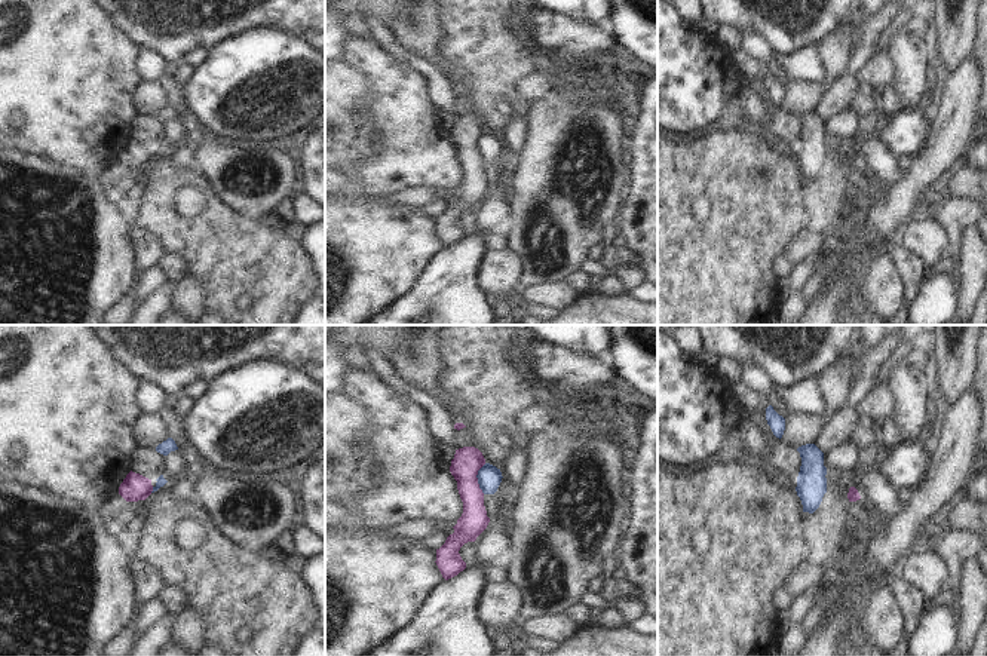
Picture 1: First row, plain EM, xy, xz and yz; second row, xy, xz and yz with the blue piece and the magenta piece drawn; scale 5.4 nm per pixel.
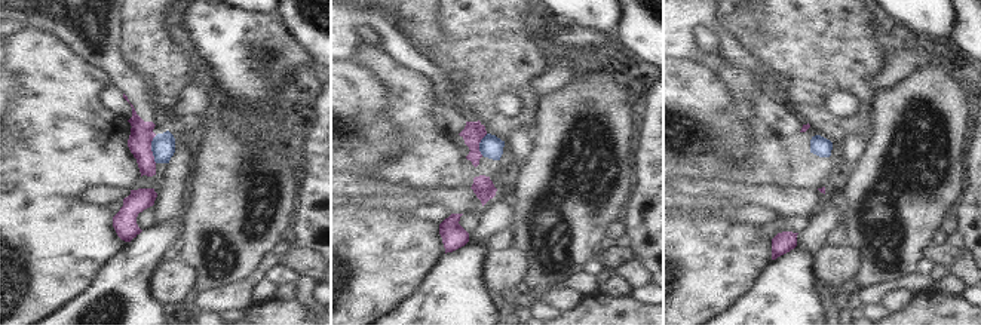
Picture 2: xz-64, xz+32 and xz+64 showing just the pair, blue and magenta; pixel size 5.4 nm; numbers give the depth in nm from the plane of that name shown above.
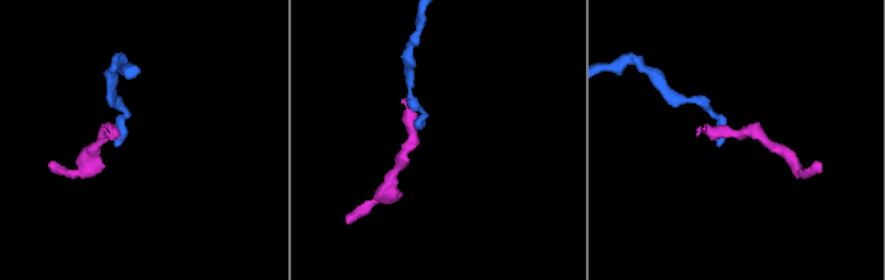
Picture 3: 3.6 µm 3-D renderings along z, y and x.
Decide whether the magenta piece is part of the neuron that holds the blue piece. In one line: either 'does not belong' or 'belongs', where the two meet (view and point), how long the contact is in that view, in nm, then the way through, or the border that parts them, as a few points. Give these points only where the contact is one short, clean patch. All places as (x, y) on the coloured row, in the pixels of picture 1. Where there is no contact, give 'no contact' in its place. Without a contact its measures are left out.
does not belong | xz (477, 477) | 170 nm | along xz (486, 463), (477, 475), (477, 483), (483, 493)

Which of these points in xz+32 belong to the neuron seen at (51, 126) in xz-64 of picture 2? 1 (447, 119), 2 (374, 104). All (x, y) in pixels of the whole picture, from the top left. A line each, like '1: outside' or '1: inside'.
1: outside
2: outside

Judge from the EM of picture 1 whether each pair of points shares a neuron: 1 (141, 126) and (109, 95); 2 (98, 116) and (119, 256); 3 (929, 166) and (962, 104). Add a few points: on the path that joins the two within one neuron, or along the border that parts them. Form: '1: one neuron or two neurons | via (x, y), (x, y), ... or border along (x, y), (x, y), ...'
1: two neurons | border along (140, 115), (132, 123), (129, 137)
2: two neurons | border along (58, 164), (67, 164), (92, 174)
3: one neuron | via (944, 152), (955, 119)

